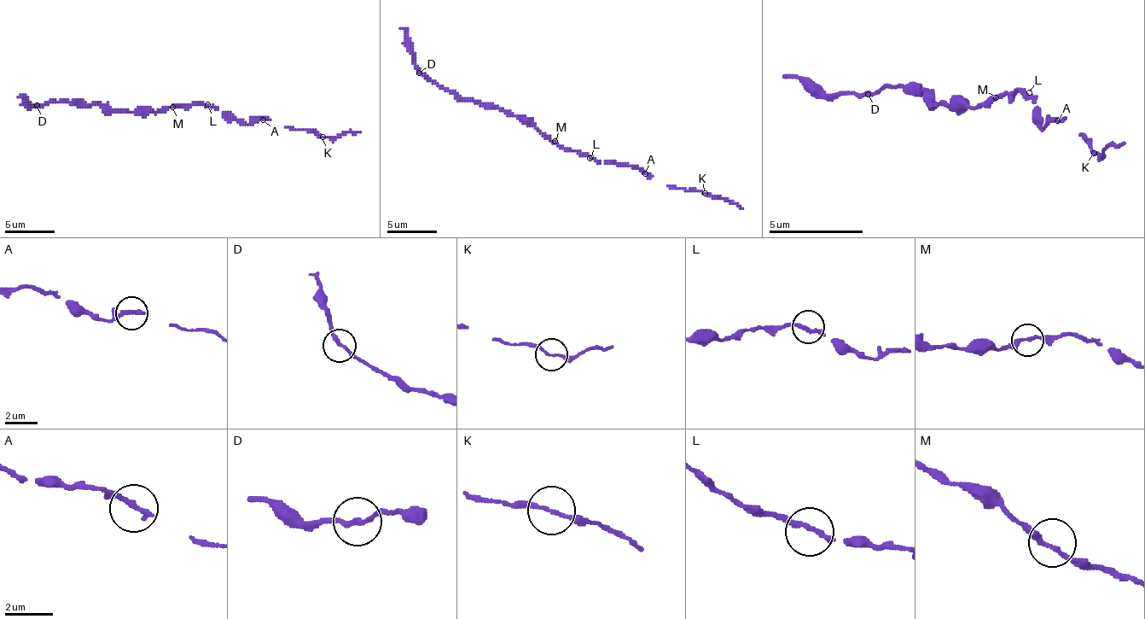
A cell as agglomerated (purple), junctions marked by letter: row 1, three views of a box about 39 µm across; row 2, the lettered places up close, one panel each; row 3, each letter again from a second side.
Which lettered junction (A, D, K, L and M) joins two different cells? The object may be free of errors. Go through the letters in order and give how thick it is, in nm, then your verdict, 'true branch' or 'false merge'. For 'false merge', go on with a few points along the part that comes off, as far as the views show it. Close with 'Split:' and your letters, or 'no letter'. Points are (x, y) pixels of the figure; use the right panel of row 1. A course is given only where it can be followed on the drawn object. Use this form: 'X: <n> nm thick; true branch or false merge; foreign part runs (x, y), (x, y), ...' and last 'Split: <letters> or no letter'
A: 200 nm thick; true branch
D: 190 nm thick; false merge; foreign part runs (868, 92), (803, 88), (784, 78)
K: 130 nm thick; true branch
L: 200 nm thick; true branch
M: 220 nm thick; true branch
Split: D

